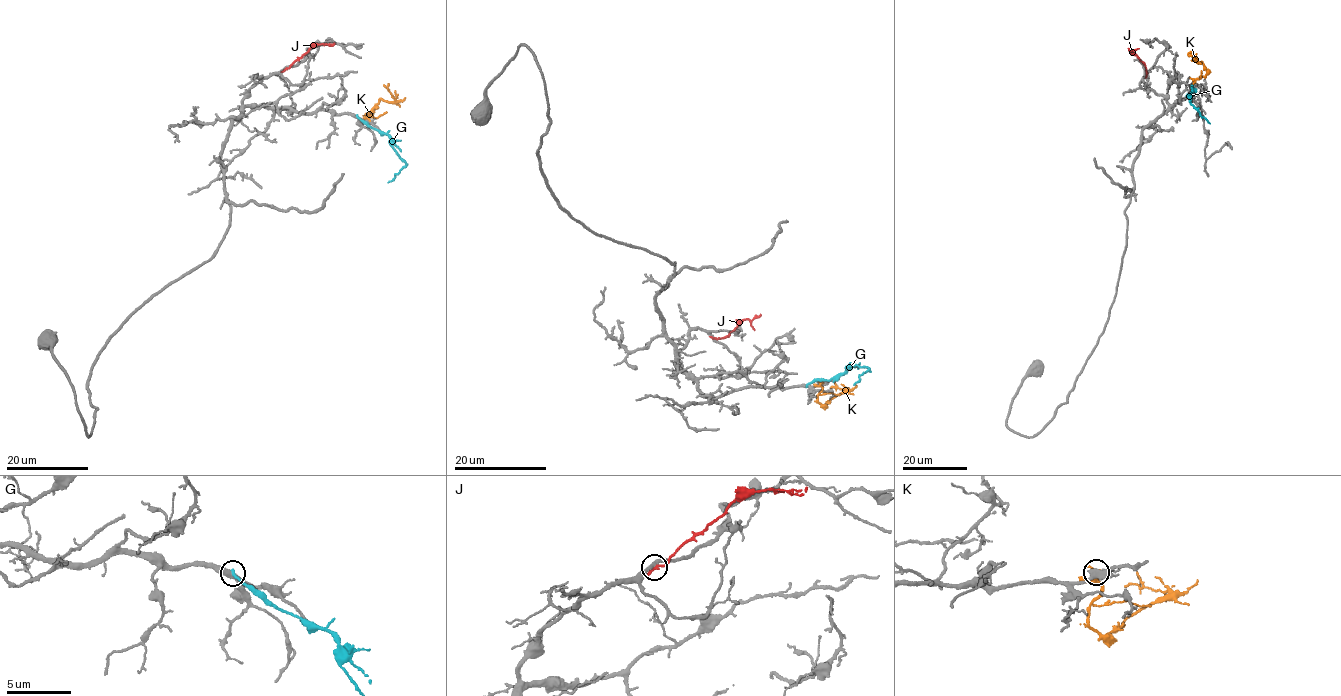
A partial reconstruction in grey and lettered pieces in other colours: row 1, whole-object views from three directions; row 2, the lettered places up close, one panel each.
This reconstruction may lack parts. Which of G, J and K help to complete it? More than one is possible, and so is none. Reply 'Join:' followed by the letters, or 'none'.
Join: none

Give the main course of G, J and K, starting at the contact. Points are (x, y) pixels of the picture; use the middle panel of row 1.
G: (806, 386), (815, 381), (836, 379), (850, 365), (865, 366), (869, 369), (854, 384)
J: (713, 338), (725, 337), (746, 319), (751, 320), (760, 314)
K: (820, 383), (818, 401), (824, 406), (846, 390), (835, 383), (835, 388)

